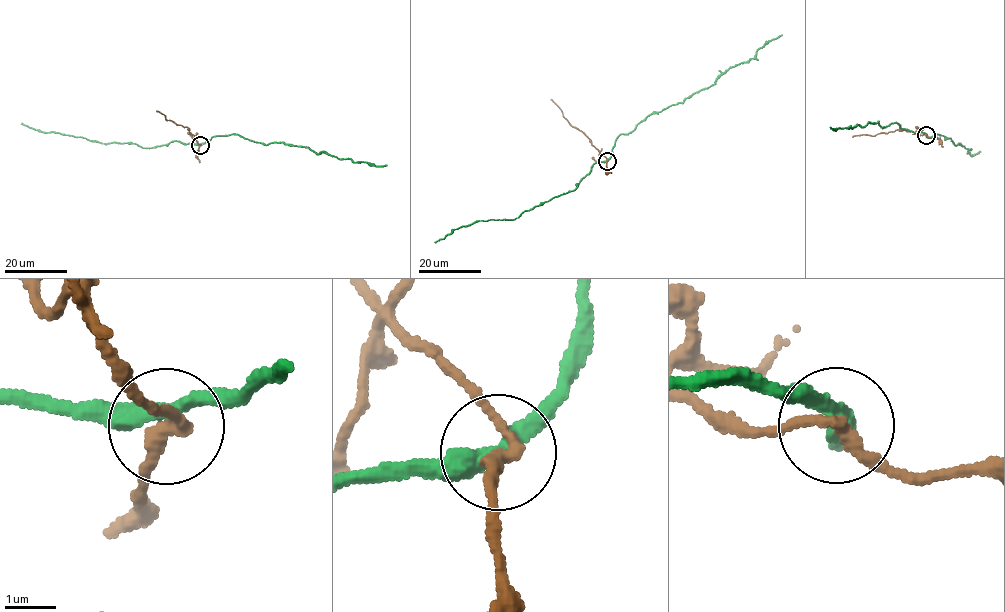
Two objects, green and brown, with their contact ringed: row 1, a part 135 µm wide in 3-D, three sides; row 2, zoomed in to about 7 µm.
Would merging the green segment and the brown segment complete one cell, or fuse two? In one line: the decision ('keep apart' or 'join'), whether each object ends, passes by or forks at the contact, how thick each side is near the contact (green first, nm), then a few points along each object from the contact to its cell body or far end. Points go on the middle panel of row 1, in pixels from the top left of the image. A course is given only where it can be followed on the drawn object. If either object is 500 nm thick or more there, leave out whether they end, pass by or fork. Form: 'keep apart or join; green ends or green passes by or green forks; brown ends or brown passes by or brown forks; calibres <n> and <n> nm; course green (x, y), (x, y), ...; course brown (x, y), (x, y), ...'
keep apart; green passes by; brown passes by; calibres 320 and 240 nm; course green (606, 161), (621, 134), (630, 133), (653, 113), (712, 86), (730, 68), (748, 62), (782, 34); course brown (606, 161), (591, 141), (564, 117), (551, 99)

